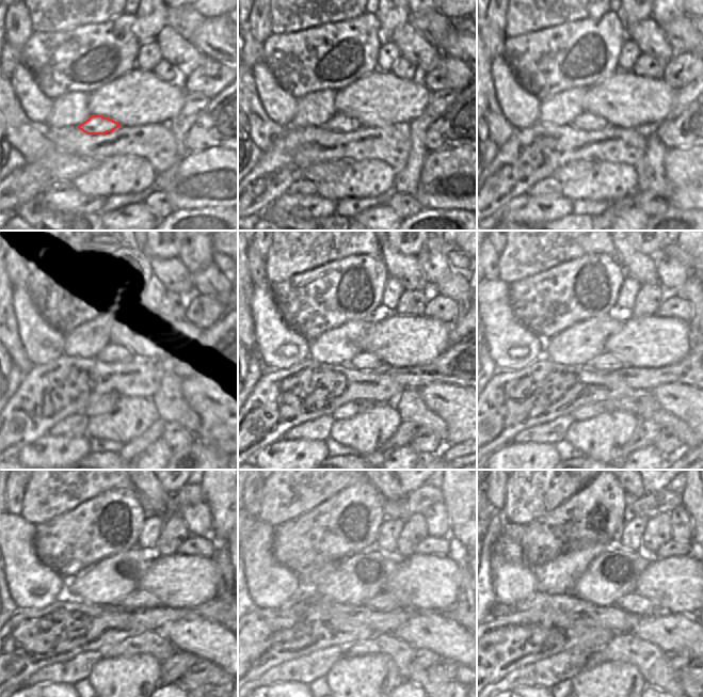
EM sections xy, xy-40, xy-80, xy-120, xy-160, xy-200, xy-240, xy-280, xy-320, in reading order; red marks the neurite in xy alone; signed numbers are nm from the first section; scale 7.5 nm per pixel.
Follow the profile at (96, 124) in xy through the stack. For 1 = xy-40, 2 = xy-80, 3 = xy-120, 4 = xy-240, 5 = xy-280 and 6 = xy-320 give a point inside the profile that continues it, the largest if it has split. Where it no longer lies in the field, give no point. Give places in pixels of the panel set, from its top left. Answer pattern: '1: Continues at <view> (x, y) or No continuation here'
1: Continues at xy-40 (339, 123)
2: Continues at xy-80 (586, 121)
3: Continues at xy-120 (112, 353)
4: Continues at xy-240 (139, 599)
5: Continues at xy-280 (385, 601)
6: Continues at xy-320 (633, 602).

